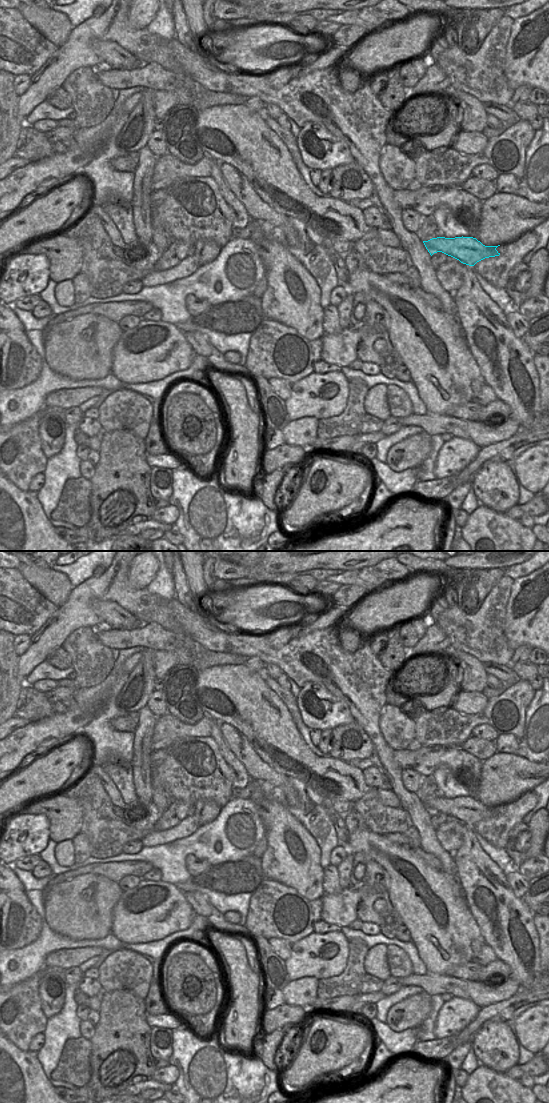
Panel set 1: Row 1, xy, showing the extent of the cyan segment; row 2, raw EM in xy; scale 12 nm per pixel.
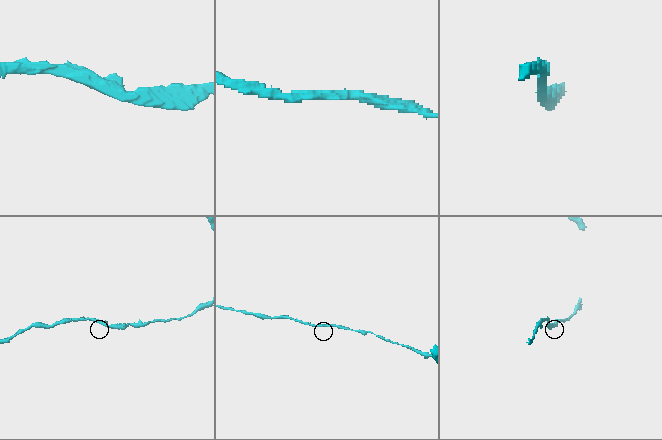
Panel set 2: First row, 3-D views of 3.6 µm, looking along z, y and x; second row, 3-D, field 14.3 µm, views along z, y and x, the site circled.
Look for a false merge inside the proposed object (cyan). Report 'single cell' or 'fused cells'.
single cell

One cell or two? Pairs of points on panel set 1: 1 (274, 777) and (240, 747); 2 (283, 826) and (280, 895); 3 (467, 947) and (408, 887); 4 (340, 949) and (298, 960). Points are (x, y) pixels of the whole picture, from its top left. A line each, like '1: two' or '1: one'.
1: one
2: two
3: one
4: one

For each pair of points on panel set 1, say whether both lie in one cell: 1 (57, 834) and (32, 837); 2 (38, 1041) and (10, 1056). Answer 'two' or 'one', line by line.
1: two
2: two

